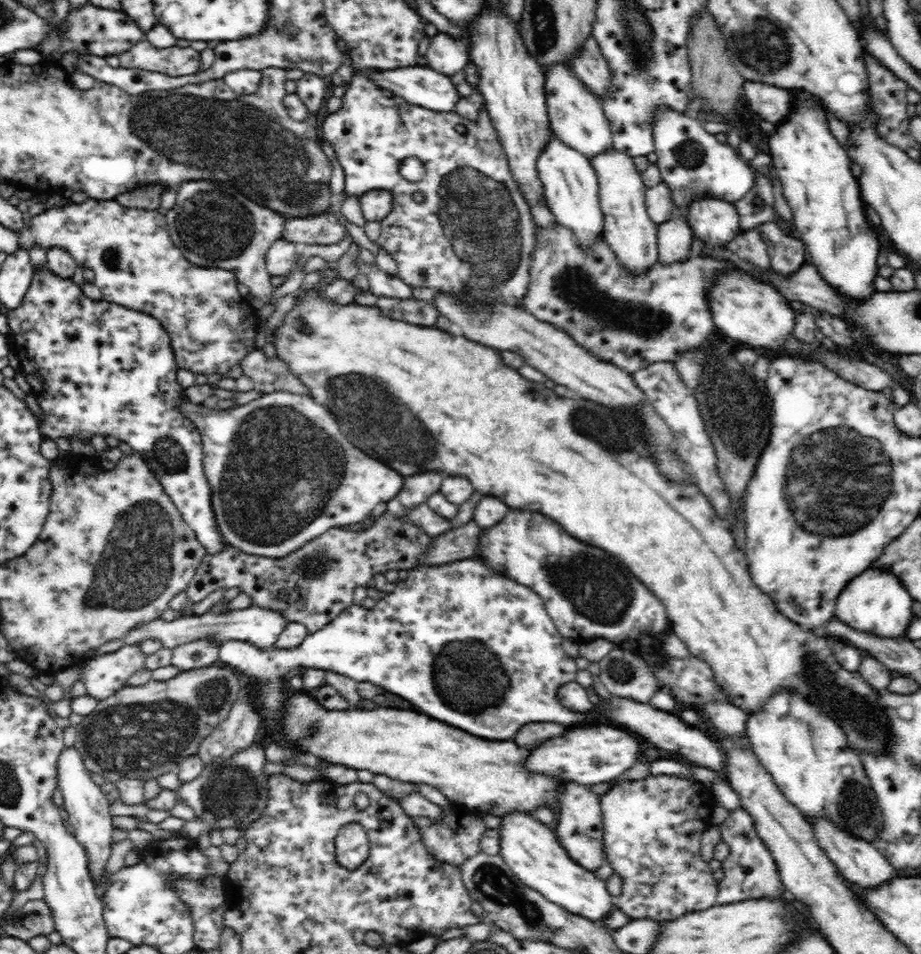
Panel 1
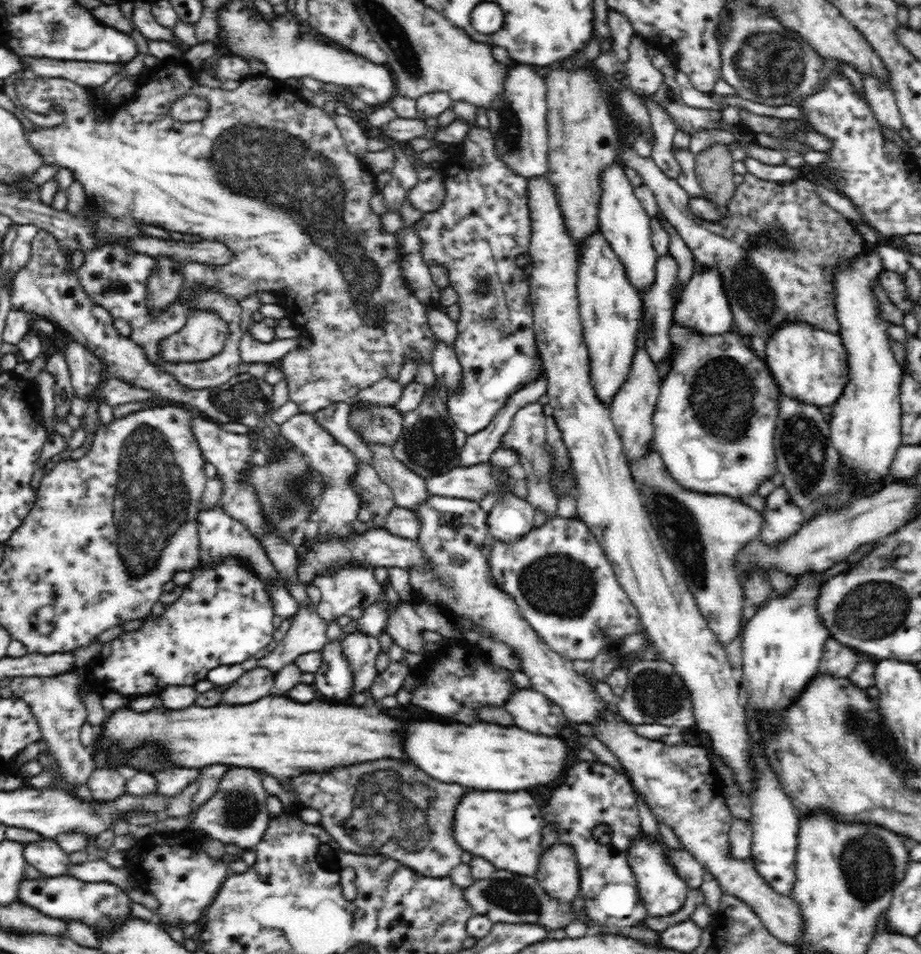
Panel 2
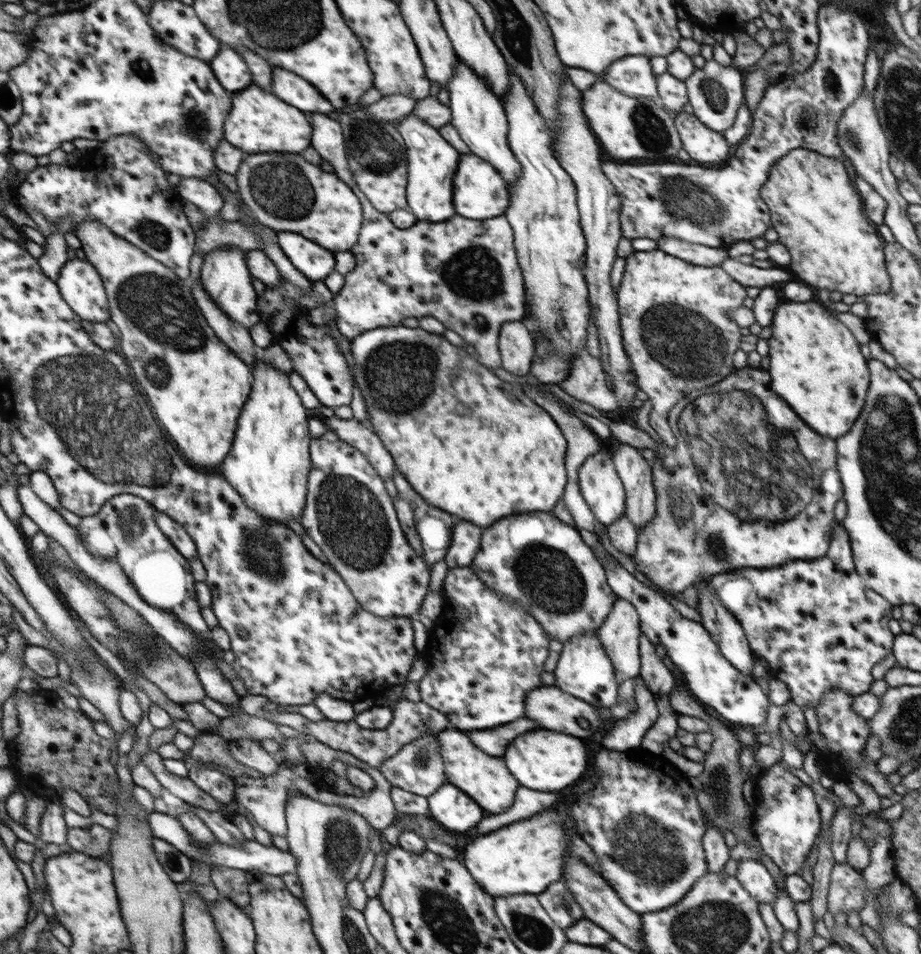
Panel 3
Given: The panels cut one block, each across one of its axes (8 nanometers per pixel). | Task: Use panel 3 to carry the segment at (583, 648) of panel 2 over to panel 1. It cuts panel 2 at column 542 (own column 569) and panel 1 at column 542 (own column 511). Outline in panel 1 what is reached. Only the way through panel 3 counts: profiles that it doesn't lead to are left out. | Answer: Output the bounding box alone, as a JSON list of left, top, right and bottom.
[474,510,731,708]

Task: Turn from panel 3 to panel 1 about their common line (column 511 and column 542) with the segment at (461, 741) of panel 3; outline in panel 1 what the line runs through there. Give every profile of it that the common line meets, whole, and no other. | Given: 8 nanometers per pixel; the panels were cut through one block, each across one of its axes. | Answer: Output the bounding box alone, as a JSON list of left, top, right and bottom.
[282,696,560,816]

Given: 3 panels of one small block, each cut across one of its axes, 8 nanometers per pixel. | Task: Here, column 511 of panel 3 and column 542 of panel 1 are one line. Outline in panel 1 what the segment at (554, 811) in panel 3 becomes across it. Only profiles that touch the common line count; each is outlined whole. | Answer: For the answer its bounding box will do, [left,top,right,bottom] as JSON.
[498,812,617,922]

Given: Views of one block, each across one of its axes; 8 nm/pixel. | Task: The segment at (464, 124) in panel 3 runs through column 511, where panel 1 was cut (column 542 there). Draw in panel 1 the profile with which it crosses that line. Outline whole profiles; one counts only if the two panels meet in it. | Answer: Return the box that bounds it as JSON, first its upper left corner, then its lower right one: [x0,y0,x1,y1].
[536,133,604,249]

